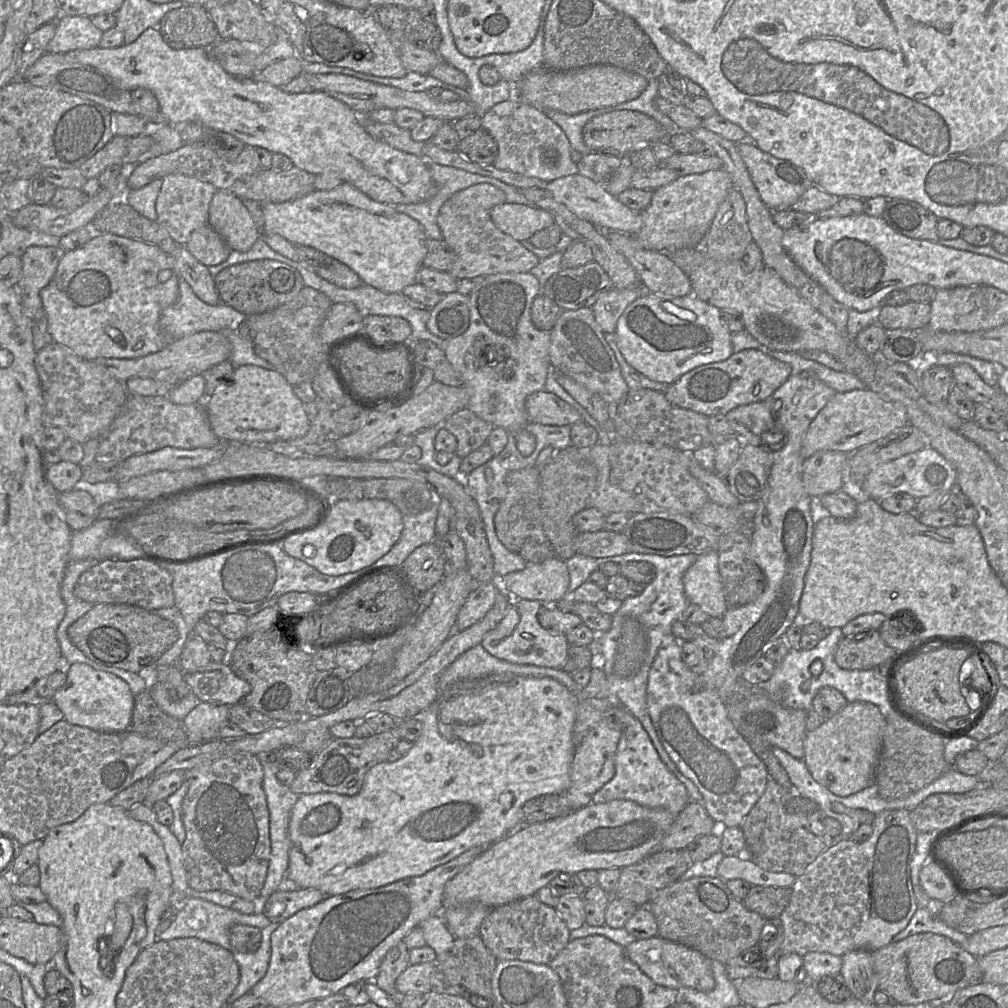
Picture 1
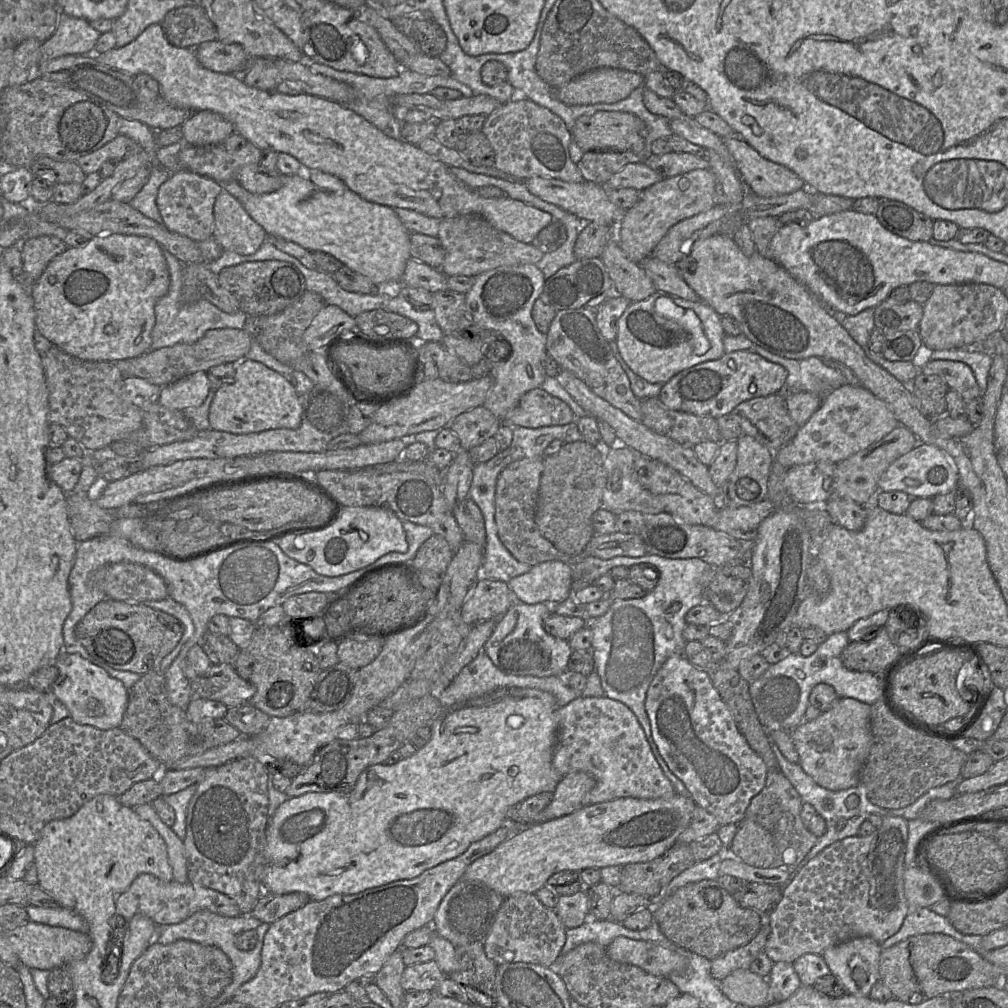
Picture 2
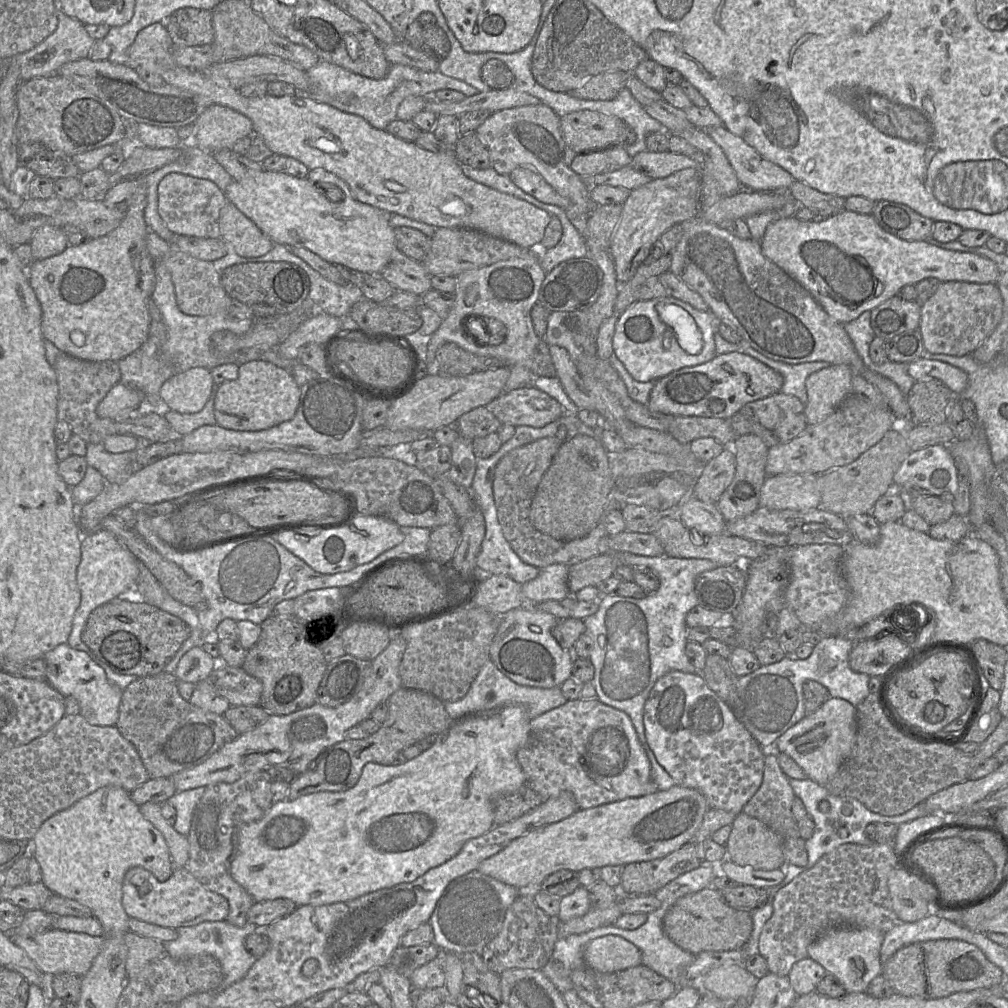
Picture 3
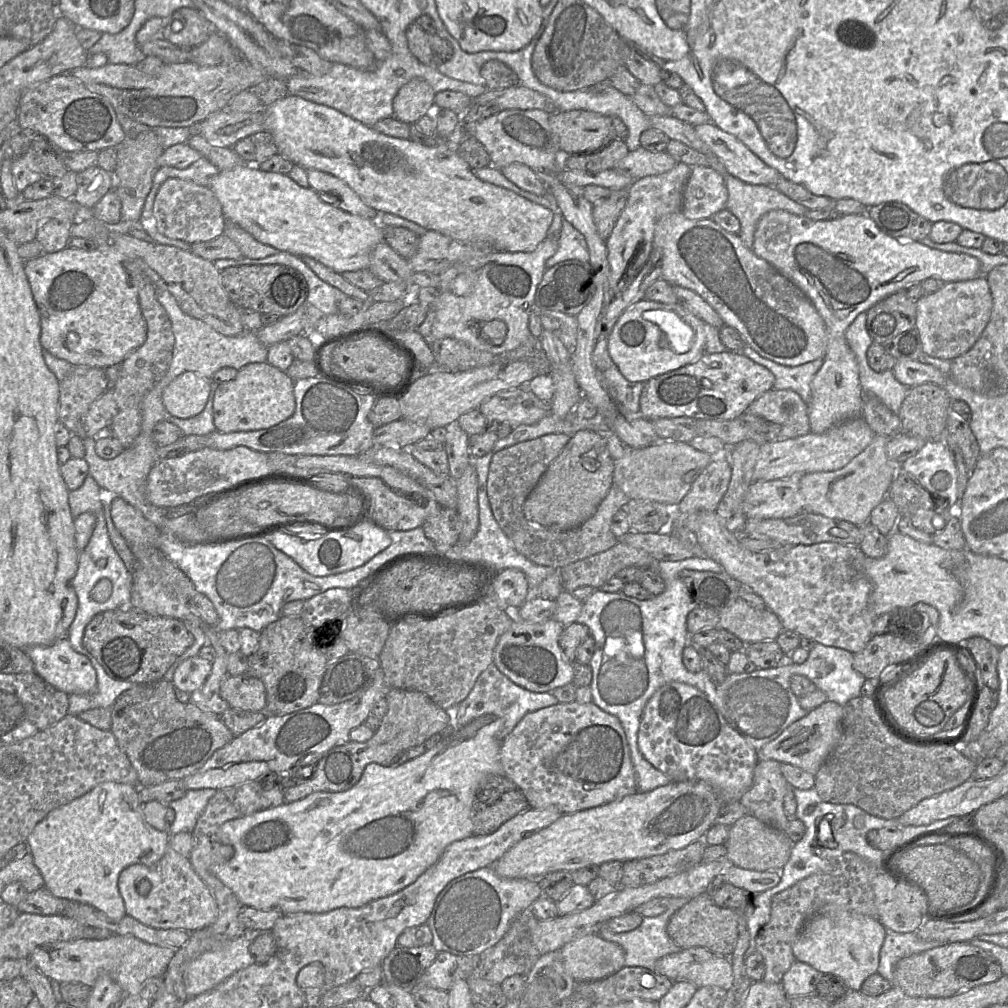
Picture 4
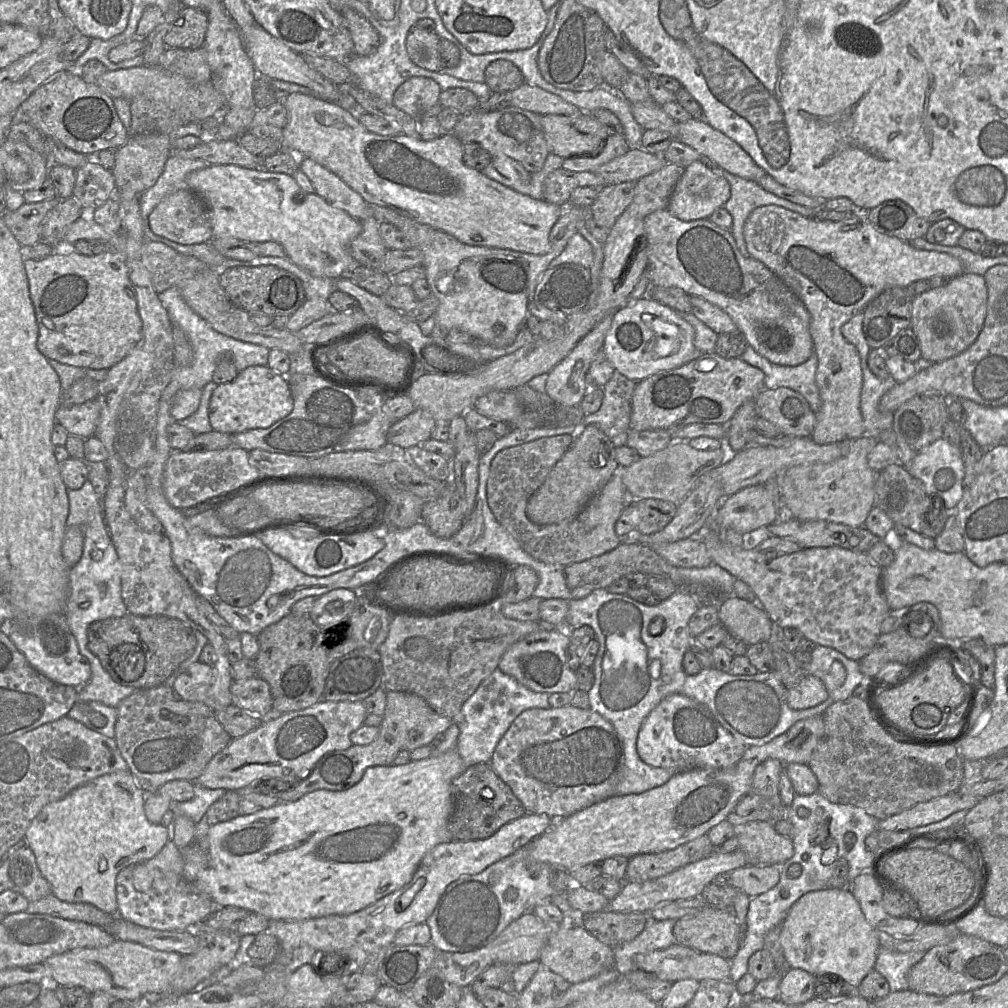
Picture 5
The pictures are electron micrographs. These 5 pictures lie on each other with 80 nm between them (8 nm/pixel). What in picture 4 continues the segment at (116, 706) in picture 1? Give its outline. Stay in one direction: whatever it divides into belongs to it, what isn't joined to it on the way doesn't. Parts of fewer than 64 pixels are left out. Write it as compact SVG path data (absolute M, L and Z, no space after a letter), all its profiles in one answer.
M67 637L47 646L33 646L25 649L34 664L34 672L50 685L69 694L93 693L97 686L97 675L90 660L73 649Z

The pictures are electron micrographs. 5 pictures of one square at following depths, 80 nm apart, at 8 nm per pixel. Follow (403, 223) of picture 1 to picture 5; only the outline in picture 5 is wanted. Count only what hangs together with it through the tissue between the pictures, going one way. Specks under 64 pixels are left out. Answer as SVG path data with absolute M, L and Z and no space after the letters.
M213 165L192 172L186 183L209 208L213 239L236 238L250 243L276 242L283 247L290 261L320 278L336 280L349 274L356 264L350 246L362 230L361 222L347 212L333 207L316 193L304 192L292 176L236 165Z

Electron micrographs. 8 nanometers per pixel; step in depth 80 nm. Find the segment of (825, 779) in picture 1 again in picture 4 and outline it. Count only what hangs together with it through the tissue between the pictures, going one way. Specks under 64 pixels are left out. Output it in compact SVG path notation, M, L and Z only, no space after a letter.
M827 700L787 727L777 738L757 750L759 761L776 760L816 775L841 737L843 706Z

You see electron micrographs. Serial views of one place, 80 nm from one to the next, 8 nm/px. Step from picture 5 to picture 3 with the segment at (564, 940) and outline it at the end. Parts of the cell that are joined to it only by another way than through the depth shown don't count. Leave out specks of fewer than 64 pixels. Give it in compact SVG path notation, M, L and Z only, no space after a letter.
M607 935L590 941L583 949L585 965L601 973L612 973L641 965L641 952L626 939Z

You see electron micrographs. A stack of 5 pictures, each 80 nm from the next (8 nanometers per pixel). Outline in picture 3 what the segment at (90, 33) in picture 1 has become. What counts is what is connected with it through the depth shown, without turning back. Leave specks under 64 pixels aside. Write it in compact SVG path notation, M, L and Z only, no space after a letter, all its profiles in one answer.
M58 11L58 23L55 31L33 49L11 57L20 69L20 81L25 82L32 78L51 76L65 63L89 57L90 50L95 42L85 30L85 25L65 13Z

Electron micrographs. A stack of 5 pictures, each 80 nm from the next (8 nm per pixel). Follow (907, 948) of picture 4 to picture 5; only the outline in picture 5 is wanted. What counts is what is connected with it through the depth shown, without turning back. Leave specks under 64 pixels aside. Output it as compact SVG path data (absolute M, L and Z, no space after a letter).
M881 947L874 968L888 981L890 991L908 990L908 973L924 954L924 951L902 953Z

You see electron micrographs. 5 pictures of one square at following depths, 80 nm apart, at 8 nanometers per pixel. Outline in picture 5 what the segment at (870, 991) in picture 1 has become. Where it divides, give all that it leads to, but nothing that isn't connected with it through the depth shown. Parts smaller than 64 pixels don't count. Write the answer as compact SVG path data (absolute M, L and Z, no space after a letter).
M826 888L801 896L781 923L779 939L787 968L800 968L813 975L835 974L852 989L874 969L880 948L879 932L866 920L848 888Z

